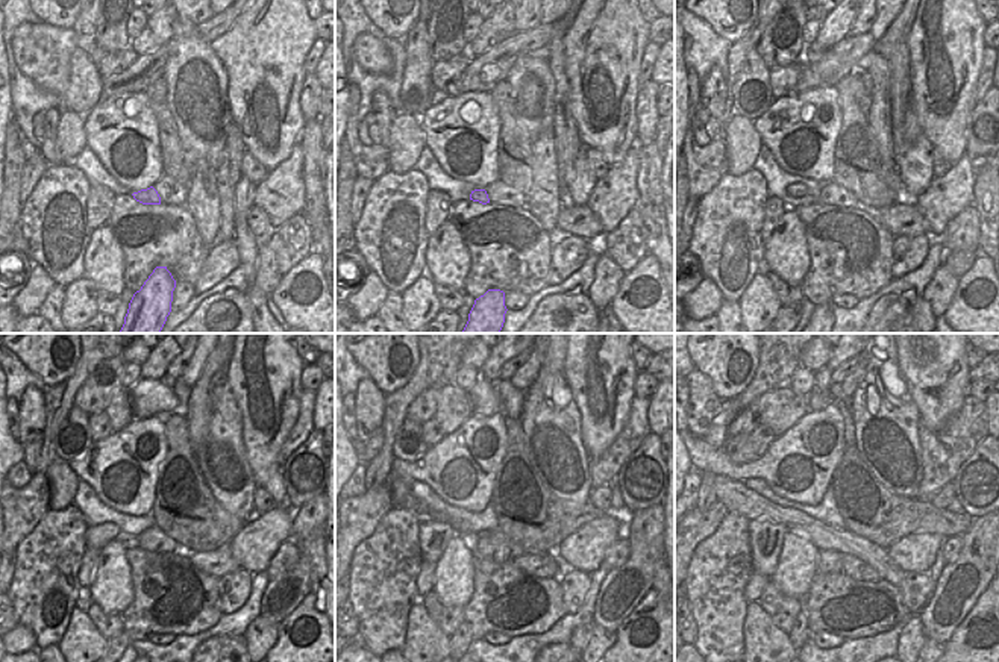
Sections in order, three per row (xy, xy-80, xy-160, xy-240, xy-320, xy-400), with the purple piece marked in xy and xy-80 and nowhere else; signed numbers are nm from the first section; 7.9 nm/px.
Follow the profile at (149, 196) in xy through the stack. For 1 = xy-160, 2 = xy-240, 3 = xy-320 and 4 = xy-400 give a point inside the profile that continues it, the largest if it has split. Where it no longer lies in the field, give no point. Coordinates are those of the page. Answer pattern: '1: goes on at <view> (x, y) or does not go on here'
1: goes on at xy-160 (796, 190)
2: goes on at xy-240 (97, 537)
3: goes on at xy-320 (434, 537)
4: goes on at xy-400 (766, 538)

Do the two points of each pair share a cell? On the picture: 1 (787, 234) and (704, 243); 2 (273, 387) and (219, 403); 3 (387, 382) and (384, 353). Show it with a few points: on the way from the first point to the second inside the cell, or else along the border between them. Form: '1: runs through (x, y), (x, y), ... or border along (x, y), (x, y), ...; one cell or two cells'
1: border along (763, 244), (764, 258); two cells
2: border along (223, 377), (241, 414), (243, 434); two cells
3: runs through (387, 374), (387, 361); one cell

